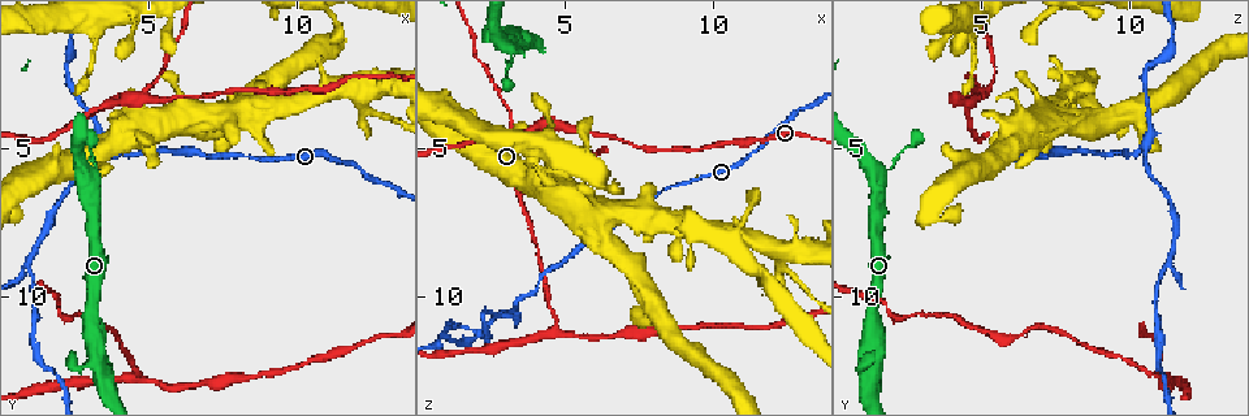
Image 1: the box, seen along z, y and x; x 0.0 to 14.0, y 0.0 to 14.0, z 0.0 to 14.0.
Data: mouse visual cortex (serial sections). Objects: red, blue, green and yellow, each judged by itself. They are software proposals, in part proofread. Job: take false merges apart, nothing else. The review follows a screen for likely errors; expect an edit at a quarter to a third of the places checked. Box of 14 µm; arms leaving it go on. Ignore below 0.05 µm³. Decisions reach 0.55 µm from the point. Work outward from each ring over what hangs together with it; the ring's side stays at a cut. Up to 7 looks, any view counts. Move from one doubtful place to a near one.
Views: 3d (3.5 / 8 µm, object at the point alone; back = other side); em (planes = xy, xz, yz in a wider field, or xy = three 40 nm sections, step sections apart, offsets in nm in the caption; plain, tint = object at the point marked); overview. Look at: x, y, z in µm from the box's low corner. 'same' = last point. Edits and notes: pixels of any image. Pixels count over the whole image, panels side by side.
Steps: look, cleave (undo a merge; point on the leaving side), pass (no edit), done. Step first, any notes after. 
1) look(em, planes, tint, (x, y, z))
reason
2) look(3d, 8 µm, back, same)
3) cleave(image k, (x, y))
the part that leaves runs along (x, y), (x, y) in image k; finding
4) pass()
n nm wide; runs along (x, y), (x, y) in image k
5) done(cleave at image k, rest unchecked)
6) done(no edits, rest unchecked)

look(3d, 3.5 µm, (2.9, 6.0, 1.5))
small branch off a trunk

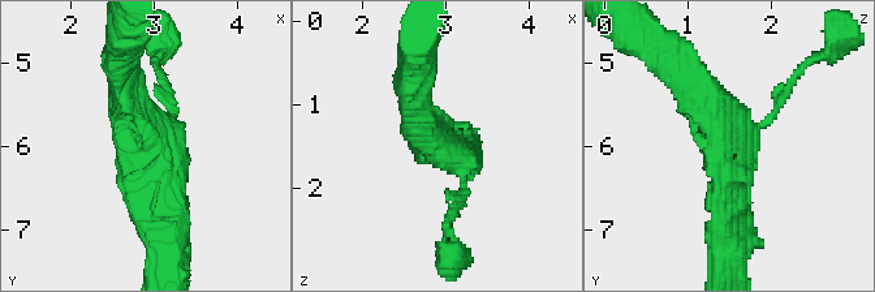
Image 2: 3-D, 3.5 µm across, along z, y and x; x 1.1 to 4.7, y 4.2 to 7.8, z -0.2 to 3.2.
look(em, xy, step 3, tint, (3.00, 6.00, 1.55))
now the EM

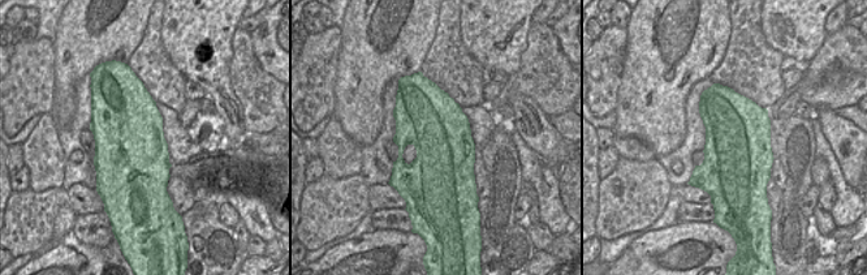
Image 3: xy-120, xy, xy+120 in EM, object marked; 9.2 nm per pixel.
pass()
600 nm wide; runs along (169, 227), (154, 144), (121, 76) in image 2; all the same cell

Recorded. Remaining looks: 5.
look(3d, 8 µm, (3.8, 3.5, 4.6))

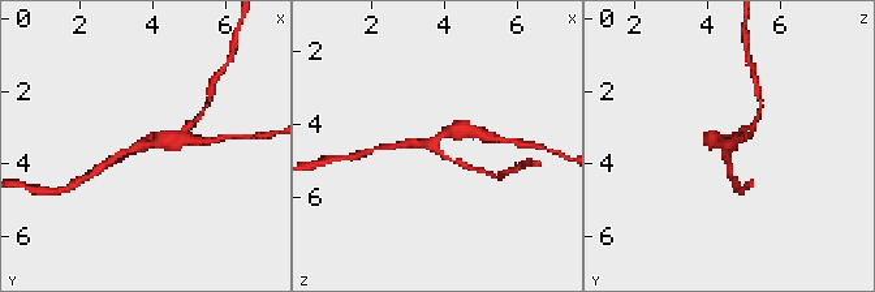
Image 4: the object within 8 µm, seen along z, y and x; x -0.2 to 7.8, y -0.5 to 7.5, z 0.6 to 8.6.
look(3d, 3.5 µm, (3.8, 3.4, 4.5))
zoom in

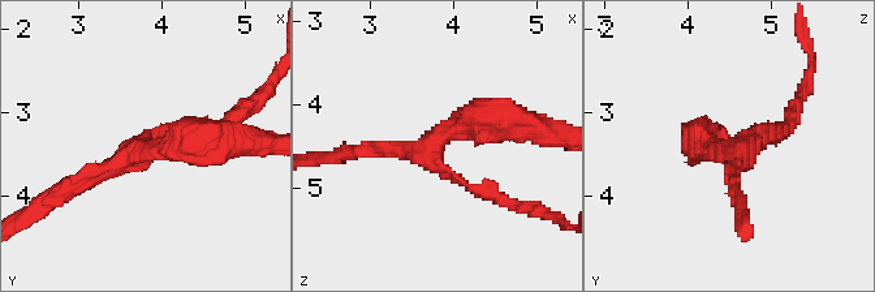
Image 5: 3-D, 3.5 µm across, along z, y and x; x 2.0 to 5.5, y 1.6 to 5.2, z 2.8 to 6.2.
pass()
runs along (211, 140), (147, 149), (63, 192) in image 5; all the same cell

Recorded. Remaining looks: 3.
look(3d, 8 µm, (3.2, 5.0, 10.4))
sharp bend

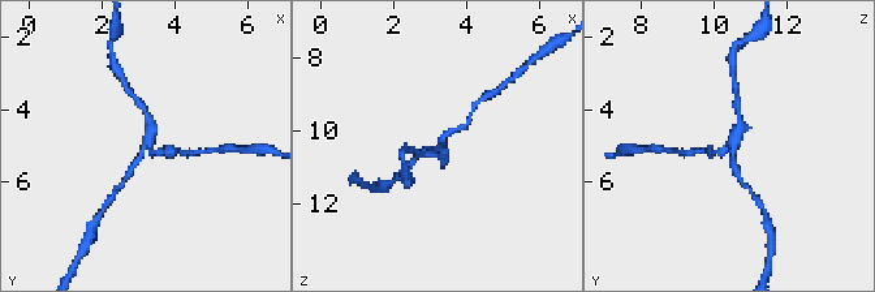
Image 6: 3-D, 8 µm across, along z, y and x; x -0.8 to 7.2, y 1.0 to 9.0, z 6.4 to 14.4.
look(3d, 3.5 µm, (3.2, 4.9, 10.6))

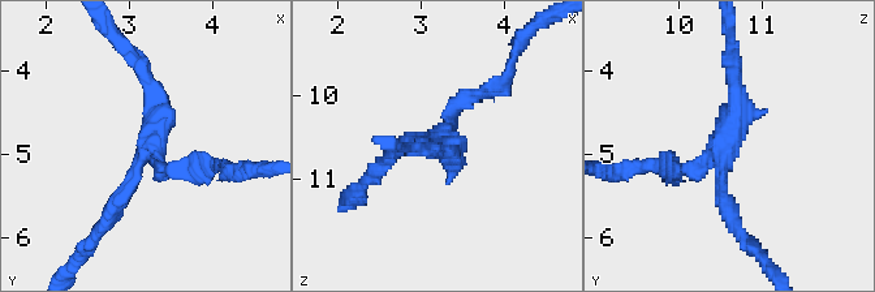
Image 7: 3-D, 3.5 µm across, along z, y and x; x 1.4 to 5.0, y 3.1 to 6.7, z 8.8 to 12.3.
look(em, xy, step 5, tint, (3.25, 4.90, 10.50))
now the EM

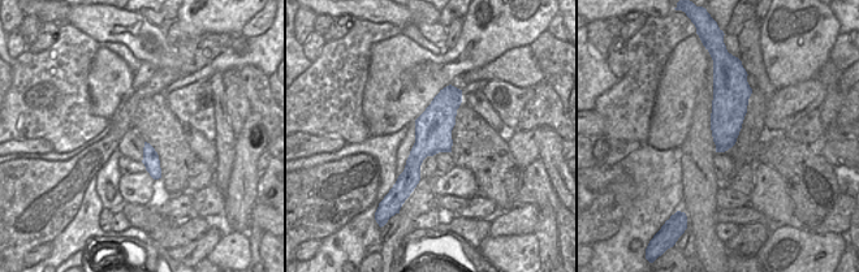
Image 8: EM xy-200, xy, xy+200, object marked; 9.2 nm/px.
pass()
arms of 200, 200, 250 nm; runs along (458, 93), (443, 108), (402, 185) in image 8; one cell here

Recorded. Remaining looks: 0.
done(no edits, rest unchecked)

